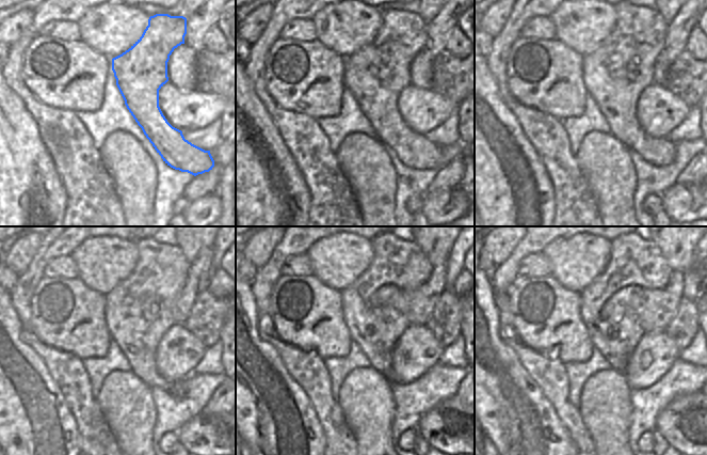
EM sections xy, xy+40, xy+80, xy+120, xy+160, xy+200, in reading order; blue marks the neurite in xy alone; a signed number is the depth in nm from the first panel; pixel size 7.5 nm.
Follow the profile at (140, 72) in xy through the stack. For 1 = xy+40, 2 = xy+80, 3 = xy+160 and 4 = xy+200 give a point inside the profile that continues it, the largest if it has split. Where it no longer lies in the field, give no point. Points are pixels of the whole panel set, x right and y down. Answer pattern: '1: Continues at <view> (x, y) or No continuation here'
1: Continues at xy+40 (375, 74)
2: Continues at xy+80 (615, 73)
3: Continues at xy+160 (401, 263)
4: Continues at xy+200 (633, 261).

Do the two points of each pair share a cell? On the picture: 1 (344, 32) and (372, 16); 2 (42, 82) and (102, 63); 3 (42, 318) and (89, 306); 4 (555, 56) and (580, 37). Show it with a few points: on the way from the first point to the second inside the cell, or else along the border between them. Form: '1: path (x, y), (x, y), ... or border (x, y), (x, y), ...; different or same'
1: path (351, 26), (366, 20); same
2: path (57, 89), (69, 76), (87, 69); same
3: path (53, 318), (59, 318), (71, 308), (77, 308); same
4: border (556, 38), (582, 57); different

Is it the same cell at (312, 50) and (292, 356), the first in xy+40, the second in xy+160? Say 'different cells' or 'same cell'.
different cells

